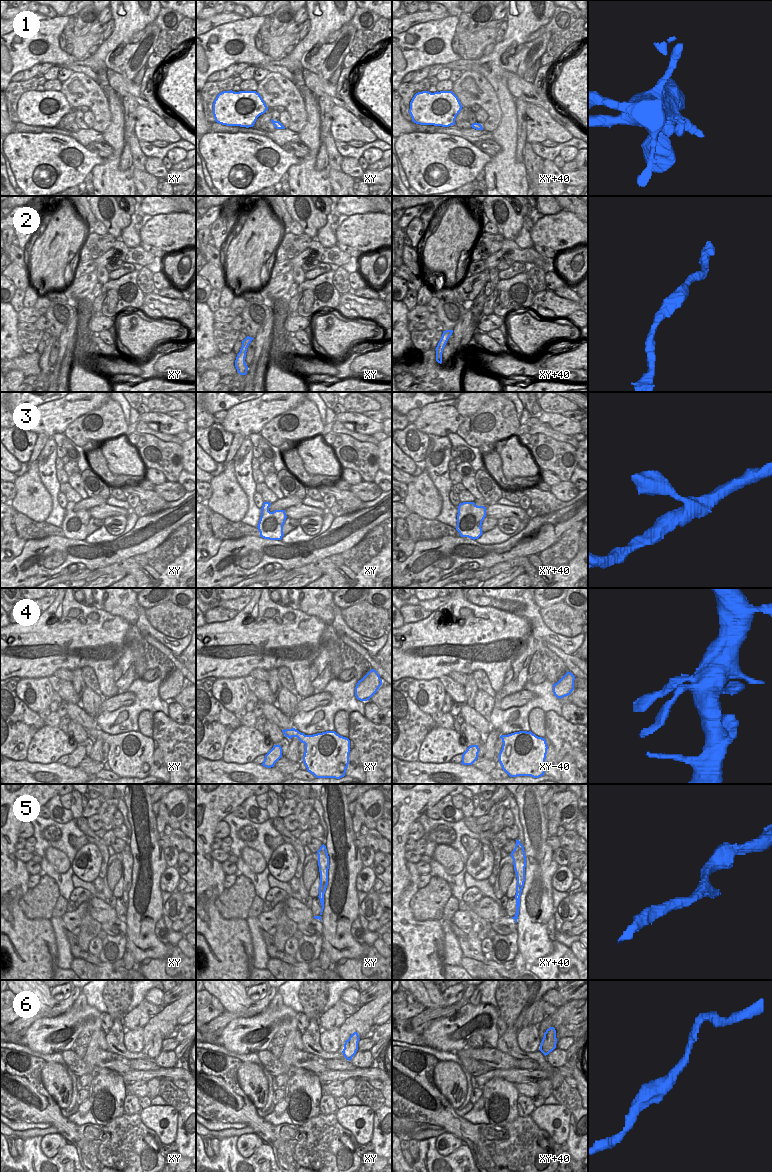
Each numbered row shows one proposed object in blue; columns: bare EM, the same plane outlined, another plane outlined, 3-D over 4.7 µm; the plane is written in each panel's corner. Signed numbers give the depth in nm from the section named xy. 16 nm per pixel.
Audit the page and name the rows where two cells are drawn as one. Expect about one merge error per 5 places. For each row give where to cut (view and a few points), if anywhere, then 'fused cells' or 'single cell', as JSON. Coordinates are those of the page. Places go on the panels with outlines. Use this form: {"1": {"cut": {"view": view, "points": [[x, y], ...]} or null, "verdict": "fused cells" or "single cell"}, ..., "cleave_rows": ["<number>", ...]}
{"1": {"cut": null, "verdict": "single cell"}, "2": {"cut": null, "verdict": "single cell"}, "3": {"cut": null, "verdict": "single cell"}, "4": {"cut": null, "verdict": "single cell"}, "5": {"cut": null, "verdict": "single cell"}, "6": {"cut": null, "verdict": "single cell"}, "cleave_rows": []}

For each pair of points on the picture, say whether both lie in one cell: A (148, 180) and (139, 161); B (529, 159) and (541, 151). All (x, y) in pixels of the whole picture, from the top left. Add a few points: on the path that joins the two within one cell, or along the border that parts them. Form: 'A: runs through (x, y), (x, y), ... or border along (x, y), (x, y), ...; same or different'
A: border along (134, 167), (144, 171); different
B: border along (530, 144), (533, 151), (543, 159); different

